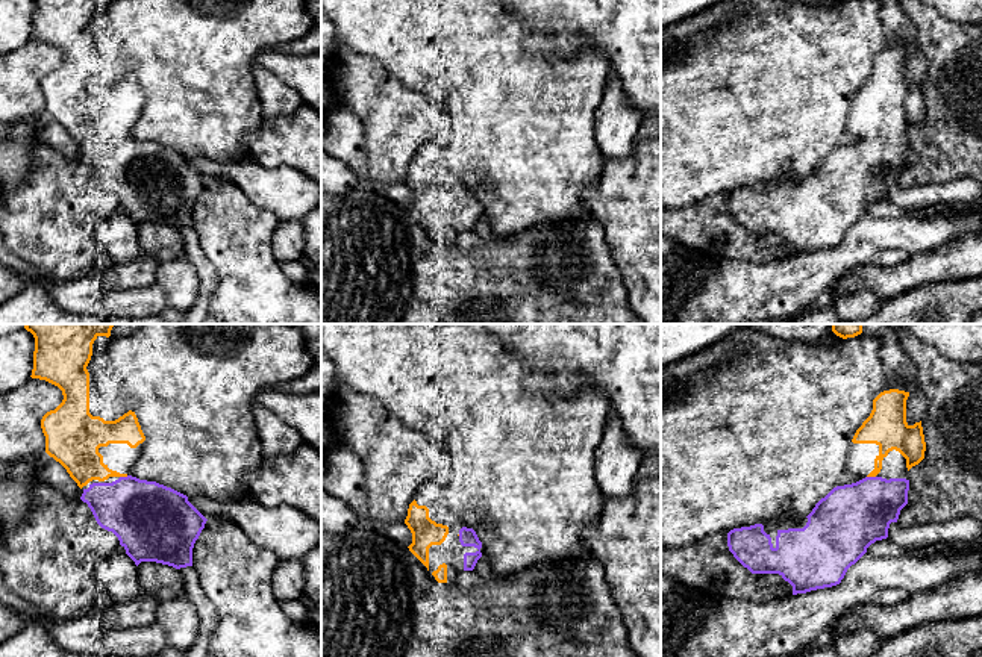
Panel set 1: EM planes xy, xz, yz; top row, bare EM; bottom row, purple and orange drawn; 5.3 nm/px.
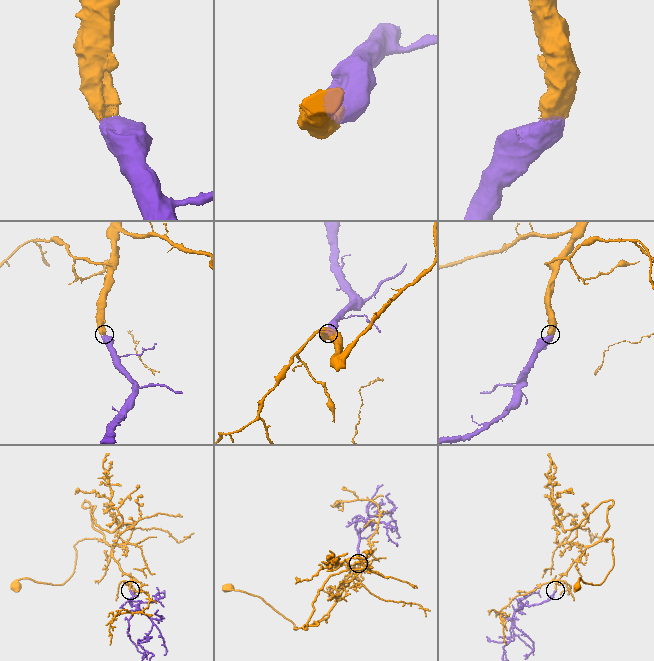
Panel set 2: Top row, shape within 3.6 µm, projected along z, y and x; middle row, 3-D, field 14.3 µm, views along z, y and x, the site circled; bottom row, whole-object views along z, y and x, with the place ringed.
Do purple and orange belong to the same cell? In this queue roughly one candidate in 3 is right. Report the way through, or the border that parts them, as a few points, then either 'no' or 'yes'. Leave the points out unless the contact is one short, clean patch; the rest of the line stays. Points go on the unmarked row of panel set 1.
yes

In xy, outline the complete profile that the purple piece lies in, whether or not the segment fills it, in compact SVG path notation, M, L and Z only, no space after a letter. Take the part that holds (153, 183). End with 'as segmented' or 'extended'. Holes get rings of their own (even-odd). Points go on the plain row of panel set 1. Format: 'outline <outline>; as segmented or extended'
outline M35 0L32 39L45 41L62 51L64 61L41 80L45 114L59 123L83 151L80 160L88 165L97 185L112 192L126 215L138 227L156 223L176 230L192 227L192 209L205 189L206 179L188 162L188 157L159 145L120 135L103 124L100 107L127 104L136 109L145 101L135 73L129 71L115 82L89 74L89 33L86 30L95 0Z; extended

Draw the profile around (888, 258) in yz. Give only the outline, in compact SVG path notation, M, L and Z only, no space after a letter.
M902 248L883 250L883 251L877 251L873 256L871 263L880 265L880 266L894 266L905 262L908 257L909 257L909 253Z

